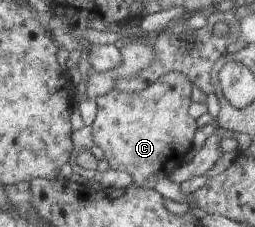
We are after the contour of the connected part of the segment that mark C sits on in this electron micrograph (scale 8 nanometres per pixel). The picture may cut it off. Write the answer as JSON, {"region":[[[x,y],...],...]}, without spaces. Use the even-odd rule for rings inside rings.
{"region":[[[171,70],[147,88],[132,91],[113,89],[97,98],[97,116],[91,127],[96,145],[102,149],[108,164],[114,169],[128,171],[133,177],[133,185],[136,186],[151,187],[172,175],[185,162],[185,152],[189,150],[187,146],[191,146],[193,134],[199,128],[190,111],[194,102],[194,87],[193,81],[185,73]],[[181,100],[187,100],[187,112],[183,112]]]}

